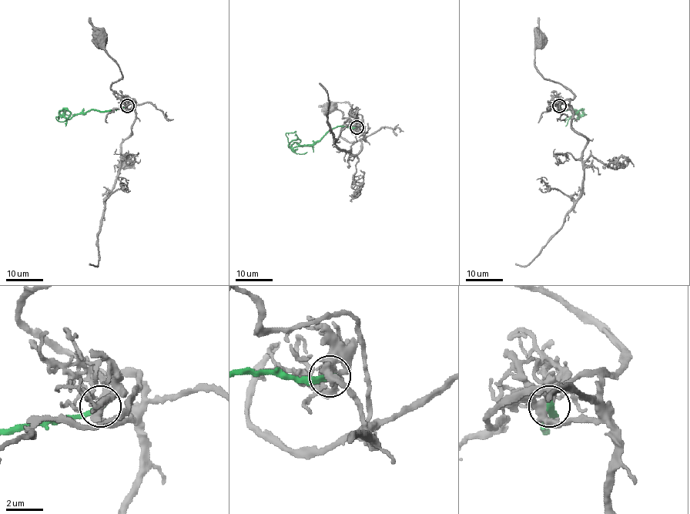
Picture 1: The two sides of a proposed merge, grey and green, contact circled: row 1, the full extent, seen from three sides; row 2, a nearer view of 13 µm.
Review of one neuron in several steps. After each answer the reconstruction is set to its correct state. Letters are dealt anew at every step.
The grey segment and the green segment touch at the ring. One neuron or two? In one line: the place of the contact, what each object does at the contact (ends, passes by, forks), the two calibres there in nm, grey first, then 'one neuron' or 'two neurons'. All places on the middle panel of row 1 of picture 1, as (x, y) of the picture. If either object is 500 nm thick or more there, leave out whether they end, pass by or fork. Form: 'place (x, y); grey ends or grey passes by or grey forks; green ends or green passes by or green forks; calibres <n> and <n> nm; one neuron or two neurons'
place (356, 127); grey forks; green ends; calibres 400 and 320 nm; two neurons

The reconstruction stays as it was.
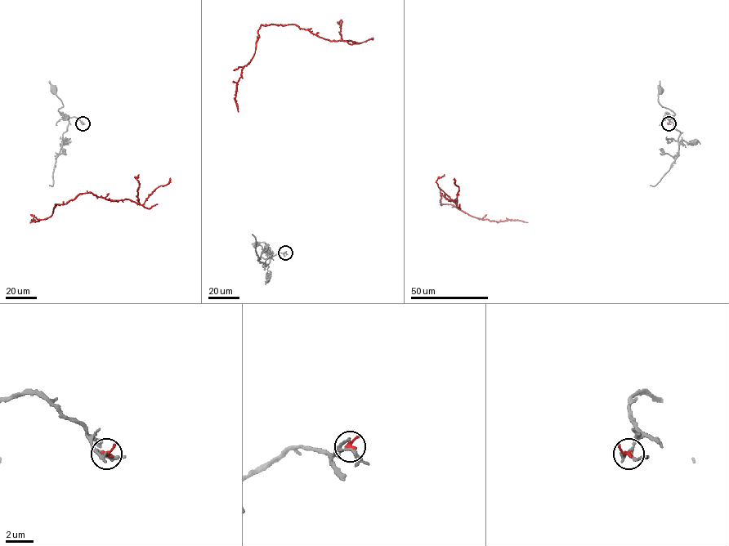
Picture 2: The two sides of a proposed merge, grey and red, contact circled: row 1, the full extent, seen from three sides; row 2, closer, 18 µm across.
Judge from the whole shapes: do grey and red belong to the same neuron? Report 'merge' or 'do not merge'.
merge

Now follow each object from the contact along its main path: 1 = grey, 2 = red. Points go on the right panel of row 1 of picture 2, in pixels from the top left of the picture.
1: (668, 123), (668, 118), (675, 114), (660, 104), (658, 100), (659, 91)
2: (668, 123), (528, 222), (480, 219), (441, 204), (440, 193), (457, 199), (456, 204), (458, 187), (454, 178)

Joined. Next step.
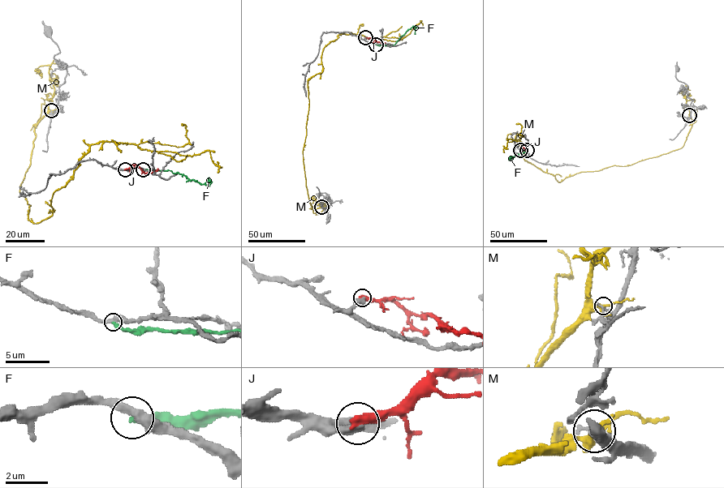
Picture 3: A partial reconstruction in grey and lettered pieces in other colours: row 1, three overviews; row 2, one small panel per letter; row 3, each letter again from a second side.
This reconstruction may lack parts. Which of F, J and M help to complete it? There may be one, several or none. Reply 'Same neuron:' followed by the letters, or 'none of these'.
Same neuron: none of these

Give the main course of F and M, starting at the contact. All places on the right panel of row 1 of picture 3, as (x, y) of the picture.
F: (527, 150), (527, 152), (509, 160), (517, 155)
M: (689, 115), (680, 148), (560, 182), (524, 159), (520, 134), (521, 145), (509, 139), (504, 152)

